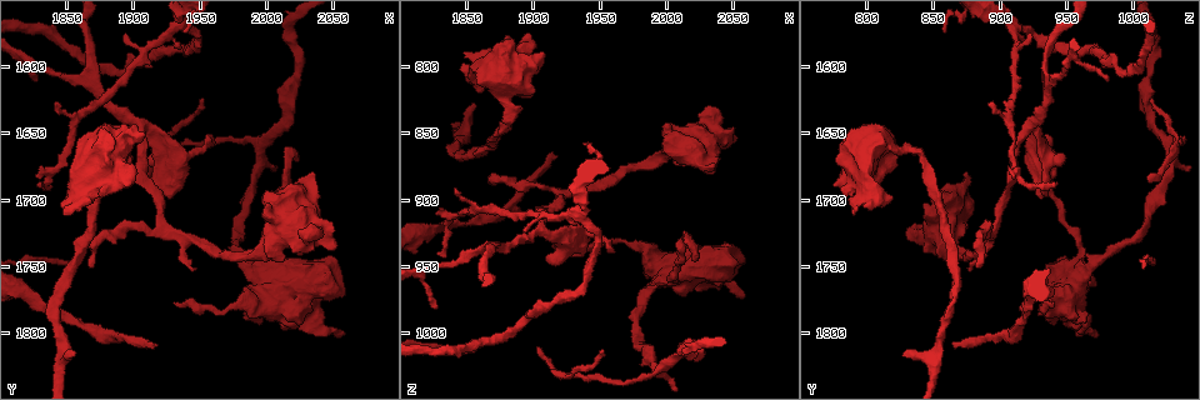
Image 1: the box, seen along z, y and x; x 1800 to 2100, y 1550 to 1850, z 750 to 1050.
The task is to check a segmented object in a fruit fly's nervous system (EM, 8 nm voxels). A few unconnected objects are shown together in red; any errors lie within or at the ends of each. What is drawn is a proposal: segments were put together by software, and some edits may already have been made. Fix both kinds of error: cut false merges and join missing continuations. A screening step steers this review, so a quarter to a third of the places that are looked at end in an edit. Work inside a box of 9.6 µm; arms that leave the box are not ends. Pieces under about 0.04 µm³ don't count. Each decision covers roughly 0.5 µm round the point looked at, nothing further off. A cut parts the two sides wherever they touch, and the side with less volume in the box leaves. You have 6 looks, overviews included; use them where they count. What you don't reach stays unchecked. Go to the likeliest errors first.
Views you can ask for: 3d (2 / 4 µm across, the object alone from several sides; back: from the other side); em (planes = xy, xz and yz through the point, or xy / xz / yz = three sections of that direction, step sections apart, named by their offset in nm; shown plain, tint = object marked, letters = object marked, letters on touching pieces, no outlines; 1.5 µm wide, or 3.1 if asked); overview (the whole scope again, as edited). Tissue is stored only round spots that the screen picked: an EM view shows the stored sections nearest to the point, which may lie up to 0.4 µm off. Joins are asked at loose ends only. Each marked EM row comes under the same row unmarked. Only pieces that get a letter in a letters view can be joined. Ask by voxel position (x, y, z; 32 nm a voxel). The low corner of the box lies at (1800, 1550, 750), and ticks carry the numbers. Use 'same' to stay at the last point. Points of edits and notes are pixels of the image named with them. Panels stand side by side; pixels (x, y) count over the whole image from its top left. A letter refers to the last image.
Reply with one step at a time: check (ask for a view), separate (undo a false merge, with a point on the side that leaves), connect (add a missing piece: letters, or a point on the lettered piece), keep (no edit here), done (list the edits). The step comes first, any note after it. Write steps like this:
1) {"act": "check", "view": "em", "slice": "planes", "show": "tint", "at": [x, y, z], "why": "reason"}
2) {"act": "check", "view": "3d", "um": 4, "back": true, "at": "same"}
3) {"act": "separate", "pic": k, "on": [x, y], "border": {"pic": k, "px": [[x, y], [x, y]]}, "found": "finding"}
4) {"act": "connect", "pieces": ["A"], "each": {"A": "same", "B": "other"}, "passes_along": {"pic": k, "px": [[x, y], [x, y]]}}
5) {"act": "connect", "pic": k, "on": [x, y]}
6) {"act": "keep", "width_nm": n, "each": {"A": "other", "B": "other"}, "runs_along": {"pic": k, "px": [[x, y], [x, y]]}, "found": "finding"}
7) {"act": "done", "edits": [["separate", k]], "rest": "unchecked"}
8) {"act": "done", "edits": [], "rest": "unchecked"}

{"act": "check", "view": "em", "slice": "xy", "step": 8, "show": "tint", "at": [1916, 1808, 866], "why": "an open end"}

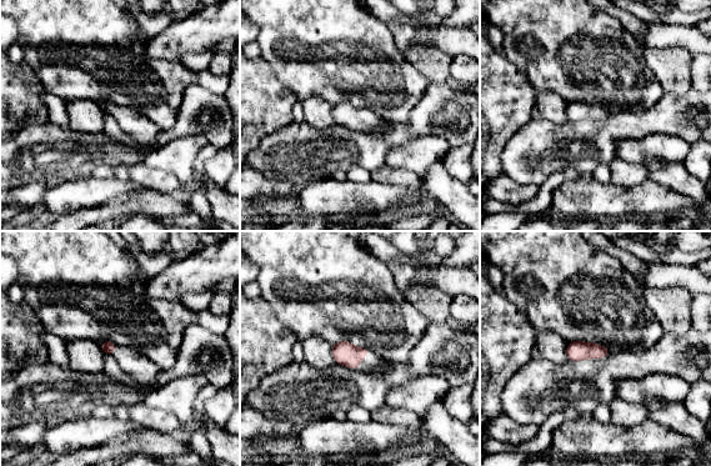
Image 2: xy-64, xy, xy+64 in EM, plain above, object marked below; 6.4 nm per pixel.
{"act": "check", "view": "em", "slice": "planes", "show": "letters", "at": "same"}

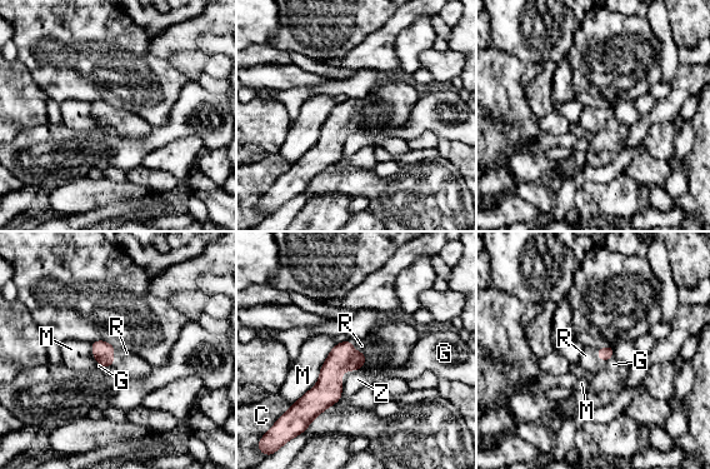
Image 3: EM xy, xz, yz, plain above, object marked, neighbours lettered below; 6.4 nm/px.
{"act": "connect", "pieces": ["R"], "each": {"C": "other", "G": "other", "M": "other", "R": "same", "Z": "other"}, "passes_along": {"pic": 3, "px": [[343, 357], [354, 349], [361, 345]]}, "found": "it goes on there"}

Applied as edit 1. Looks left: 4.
{"act": "check", "view": "em", "slice": "xy", "step": 4, "show": "tint", "at": [2010, 1796, 958], "why": "branch stops here"}

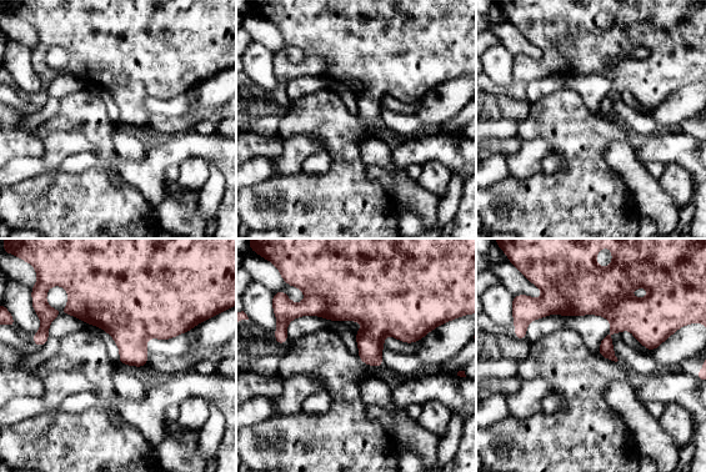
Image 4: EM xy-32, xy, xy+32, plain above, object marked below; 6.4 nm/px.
{"act": "check", "view": "em", "slice": "xy", "step": 4, "show": "letters", "at": "same", "why": "what lies round it"}

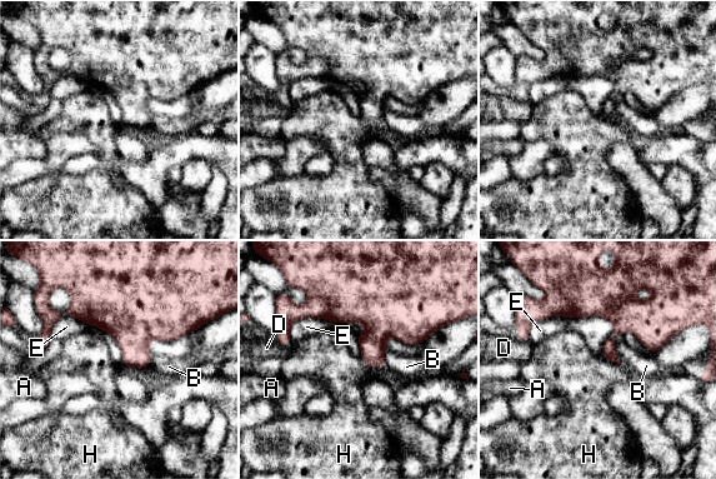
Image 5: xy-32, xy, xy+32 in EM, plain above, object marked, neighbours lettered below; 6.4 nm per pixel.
{"act": "keep", "longest_contact_nm": ["E", 300], "each": {"A": "other", "B": "other", "D": "other", "E": "other", "H": "other"}, "border": {"pic": 5, "px": [[359, 358], [371, 367], [385, 369]]}, "found": "no lettered piece goes on from it"}

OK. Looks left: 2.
{"act": "check", "view": "em", "slice": "xz", "step": 4, "show": "letters", "at": [1952, 1624, 1014], "why": "branch stops here"}

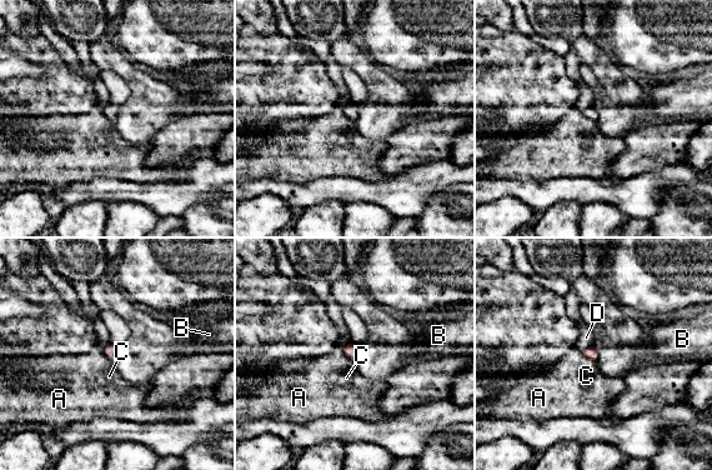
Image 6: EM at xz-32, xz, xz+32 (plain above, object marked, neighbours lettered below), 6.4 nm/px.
{"act": "check", "view": "em", "slice": "planes", "show": "letters", "at": "same"}

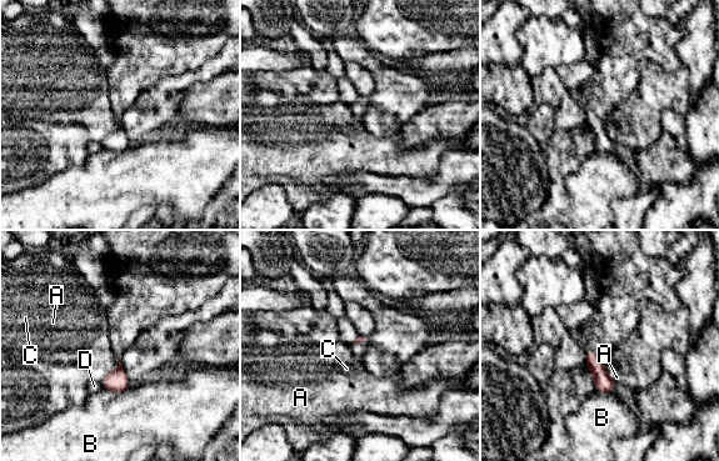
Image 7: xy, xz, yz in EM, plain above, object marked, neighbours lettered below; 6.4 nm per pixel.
{"act": "keep", "each": {"A": "other", "B": "other", "C": "other", "D": "other"}, "border": {"pic": 7, "px": [[100, 382], [104, 389]]}, "found": "no lettered piece goes on from it"}

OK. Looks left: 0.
{"act": "done", "edits": [["connect", 3]], "rest": "unchecked"}

